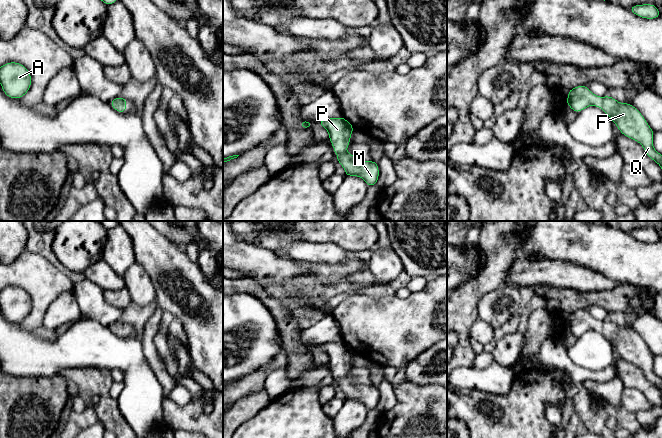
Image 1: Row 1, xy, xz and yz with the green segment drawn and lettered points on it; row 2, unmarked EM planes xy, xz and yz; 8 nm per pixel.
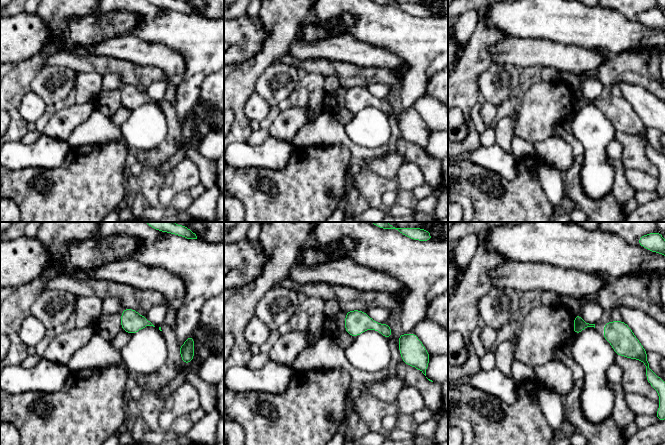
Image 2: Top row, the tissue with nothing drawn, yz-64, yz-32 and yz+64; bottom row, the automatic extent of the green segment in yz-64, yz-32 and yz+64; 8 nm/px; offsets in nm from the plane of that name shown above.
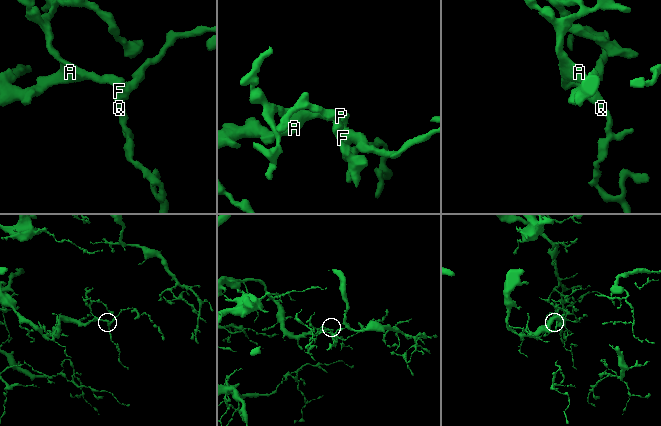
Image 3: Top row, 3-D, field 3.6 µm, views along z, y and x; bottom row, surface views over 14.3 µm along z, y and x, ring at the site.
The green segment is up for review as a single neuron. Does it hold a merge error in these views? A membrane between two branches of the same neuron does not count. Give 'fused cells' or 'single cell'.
single cell

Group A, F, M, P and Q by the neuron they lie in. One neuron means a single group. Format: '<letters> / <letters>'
A F M P Q

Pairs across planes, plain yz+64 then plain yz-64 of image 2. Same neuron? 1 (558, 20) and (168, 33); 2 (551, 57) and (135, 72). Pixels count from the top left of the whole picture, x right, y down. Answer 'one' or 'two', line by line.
1: one
2: two

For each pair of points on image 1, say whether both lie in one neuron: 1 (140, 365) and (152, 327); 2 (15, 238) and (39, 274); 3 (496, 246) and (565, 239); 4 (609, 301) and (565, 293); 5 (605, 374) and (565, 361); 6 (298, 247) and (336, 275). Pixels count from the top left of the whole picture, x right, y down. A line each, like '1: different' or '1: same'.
1: different
2: different
3: different
4: same
5: same
6: different

